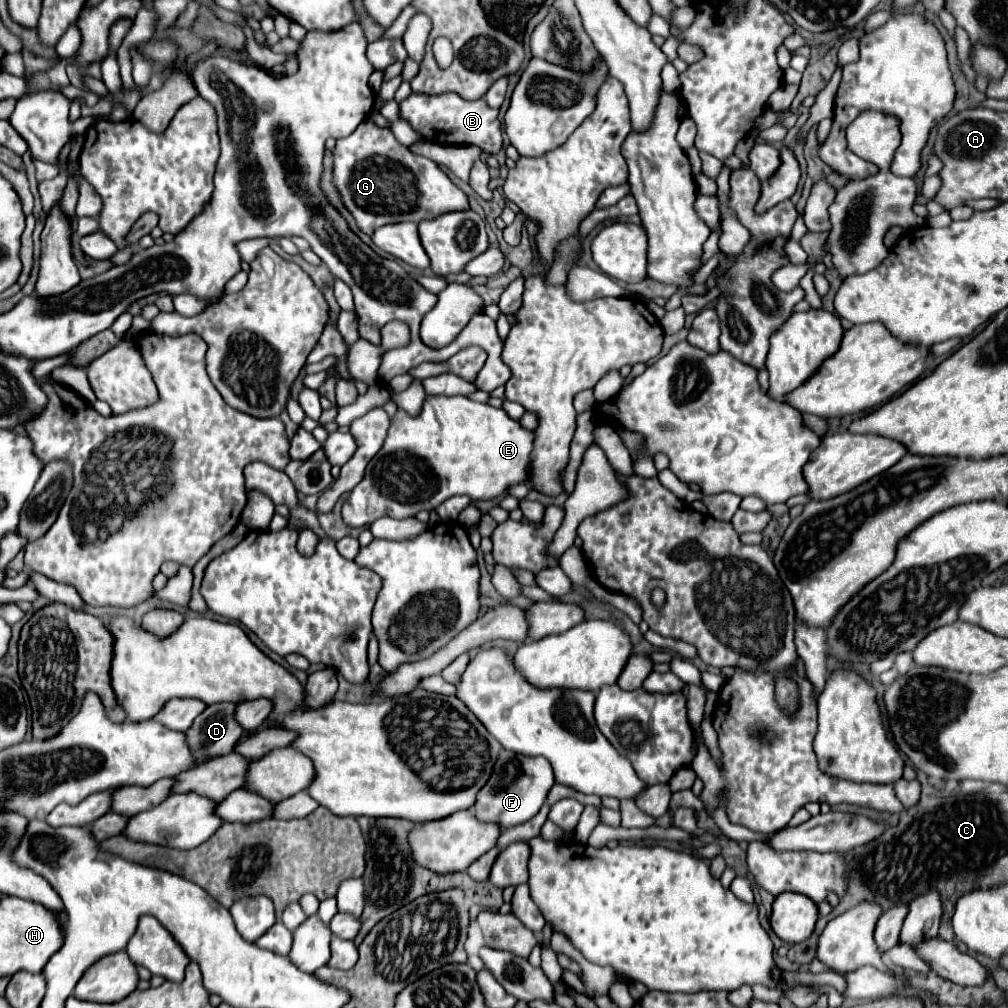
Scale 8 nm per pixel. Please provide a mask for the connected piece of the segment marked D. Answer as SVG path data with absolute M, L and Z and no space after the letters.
M237 703L209 705L185 733L197 763L205 763L233 751L233 745L243 735L243 729L235 719L235 707Z

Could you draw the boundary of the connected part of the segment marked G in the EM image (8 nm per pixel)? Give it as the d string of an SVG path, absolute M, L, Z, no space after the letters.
M371 121L360 123L351 137L337 139L333 149L333 185L365 235L389 223L419 223L439 213L469 209L467 195L435 161L411 153L409 147L395 139L391 129L380 128Z

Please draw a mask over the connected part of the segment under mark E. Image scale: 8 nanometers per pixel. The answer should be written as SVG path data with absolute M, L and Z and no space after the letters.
M463 395L427 397L419 415L411 417L401 409L395 413L383 447L369 461L363 481L343 503L343 519L351 527L367 527L379 517L403 519L413 517L419 511L433 511L453 495L467 495L473 501L503 497L507 495L509 485L527 481L531 447L533 433L525 431L519 421L513 421L503 409L495 409L487 403L475 403Z

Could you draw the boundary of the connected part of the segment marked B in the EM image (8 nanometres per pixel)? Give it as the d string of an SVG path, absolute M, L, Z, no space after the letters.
M455 93L445 95L409 95L399 103L399 113L409 125L431 143L439 145L477 145L485 153L495 155L503 147L503 129L499 123L499 111L491 109L483 99L465 101Z

